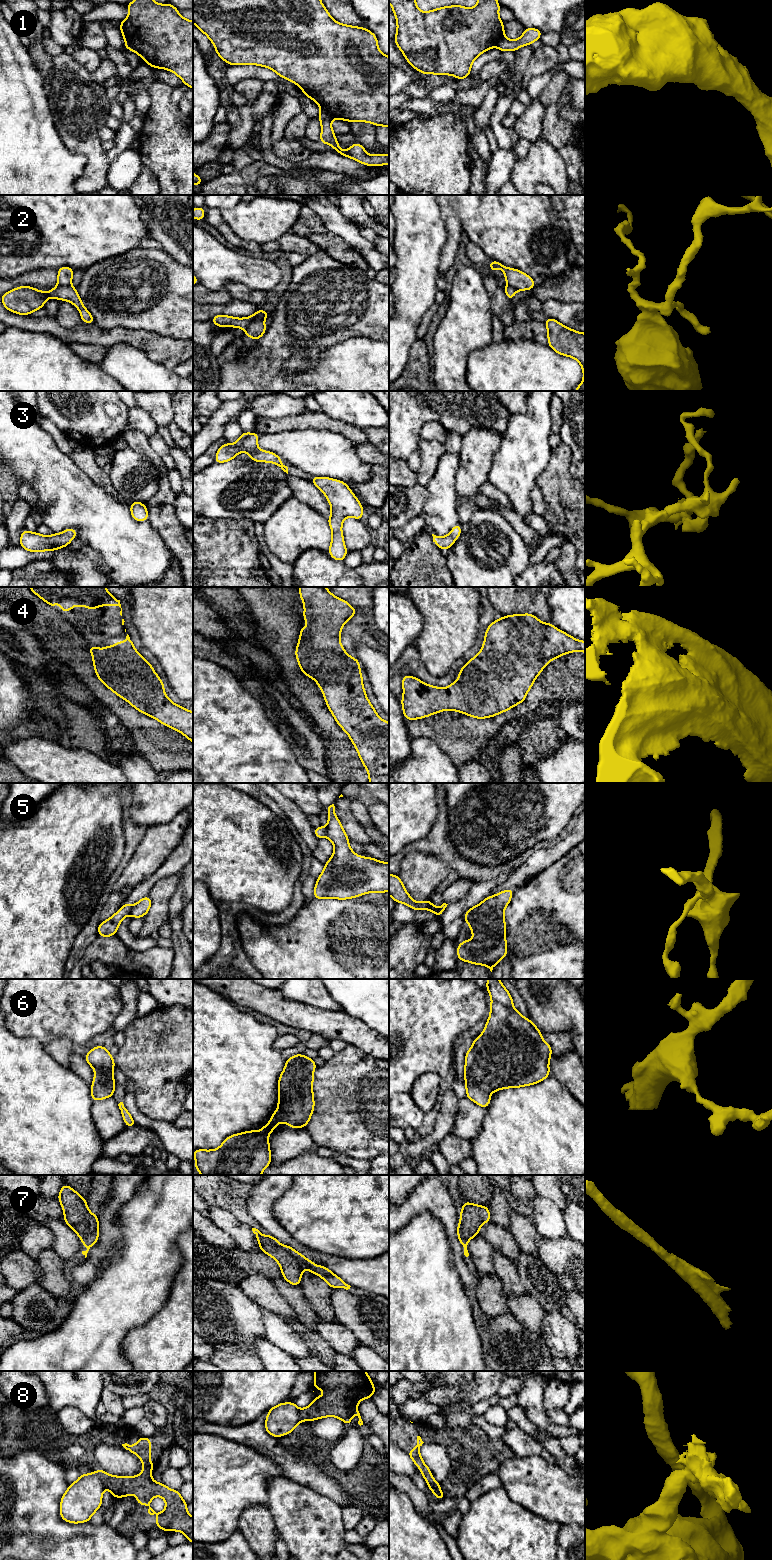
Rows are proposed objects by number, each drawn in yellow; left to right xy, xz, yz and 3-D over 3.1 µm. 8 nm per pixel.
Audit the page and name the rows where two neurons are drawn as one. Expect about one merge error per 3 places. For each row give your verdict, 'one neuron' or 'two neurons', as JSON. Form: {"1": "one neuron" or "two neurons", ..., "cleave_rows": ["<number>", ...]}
{"1": "two neurons", "2": "two neurons", "3": "one neuron", "4": "one neuron", "5": "two neurons", "6": "one neuron", "7": "one neuron", "8": "two neurons", "cleave_rows": ["1", "2", "5", "8"]}

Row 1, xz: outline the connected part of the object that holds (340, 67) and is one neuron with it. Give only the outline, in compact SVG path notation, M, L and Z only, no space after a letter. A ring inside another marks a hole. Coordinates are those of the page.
M193 0L193 23L213 43L217 55L228 65L258 65L273 70L280 77L301 87L304 96L310 97L334 119L368 122L389 128L389 57L378 48L374 33L361 27L344 25L335 21L320 0Z

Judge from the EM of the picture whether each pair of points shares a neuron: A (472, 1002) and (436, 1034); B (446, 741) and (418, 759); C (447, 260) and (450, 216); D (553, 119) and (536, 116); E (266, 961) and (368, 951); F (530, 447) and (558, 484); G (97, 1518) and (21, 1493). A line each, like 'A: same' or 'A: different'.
A: same
B: different
C: same
D: different
E: same
F: different
G: different

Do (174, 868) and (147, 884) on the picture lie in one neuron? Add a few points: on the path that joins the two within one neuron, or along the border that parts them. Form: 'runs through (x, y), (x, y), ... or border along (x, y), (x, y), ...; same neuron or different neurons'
runs through (167, 868), (154, 878); same neuron

